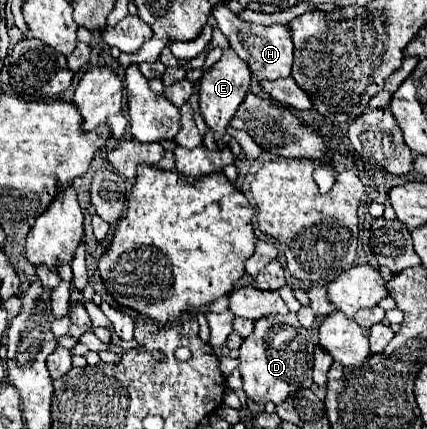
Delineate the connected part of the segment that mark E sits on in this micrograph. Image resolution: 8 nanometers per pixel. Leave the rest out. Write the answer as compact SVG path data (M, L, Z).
M232 48L224 50L222 58L202 76L202 80L200 80L200 112L202 112L202 118L208 124L208 128L214 132L214 140L220 140L226 134L230 118L242 104L248 88L250 88L248 64L244 60L240 60Z

